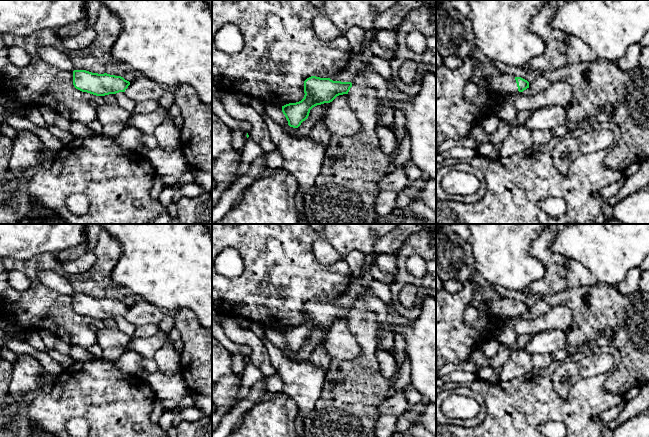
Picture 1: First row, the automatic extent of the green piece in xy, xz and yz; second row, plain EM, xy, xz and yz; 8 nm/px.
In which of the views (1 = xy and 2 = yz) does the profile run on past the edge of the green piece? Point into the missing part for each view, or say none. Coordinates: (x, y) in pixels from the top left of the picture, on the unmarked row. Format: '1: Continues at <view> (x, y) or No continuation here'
1: No continuation here
2: Continues at yz (503, 308)

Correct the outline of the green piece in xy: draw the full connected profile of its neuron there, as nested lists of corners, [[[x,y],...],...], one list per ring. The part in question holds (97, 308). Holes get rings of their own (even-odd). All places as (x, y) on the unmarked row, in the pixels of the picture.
[[[86,294],[73,295],[73,309],[76,313],[96,320],[125,316],[130,306],[121,300],[98,298]]]

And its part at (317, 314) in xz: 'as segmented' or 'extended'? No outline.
extended

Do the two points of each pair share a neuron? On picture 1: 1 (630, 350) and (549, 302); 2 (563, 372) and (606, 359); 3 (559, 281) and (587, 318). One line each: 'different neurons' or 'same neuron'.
1: same neuron
2: same neuron
3: different neurons

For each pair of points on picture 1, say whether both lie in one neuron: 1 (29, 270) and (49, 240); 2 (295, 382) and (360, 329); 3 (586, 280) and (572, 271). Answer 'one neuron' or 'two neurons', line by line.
1: two neurons
2: two neurons
3: one neuron

